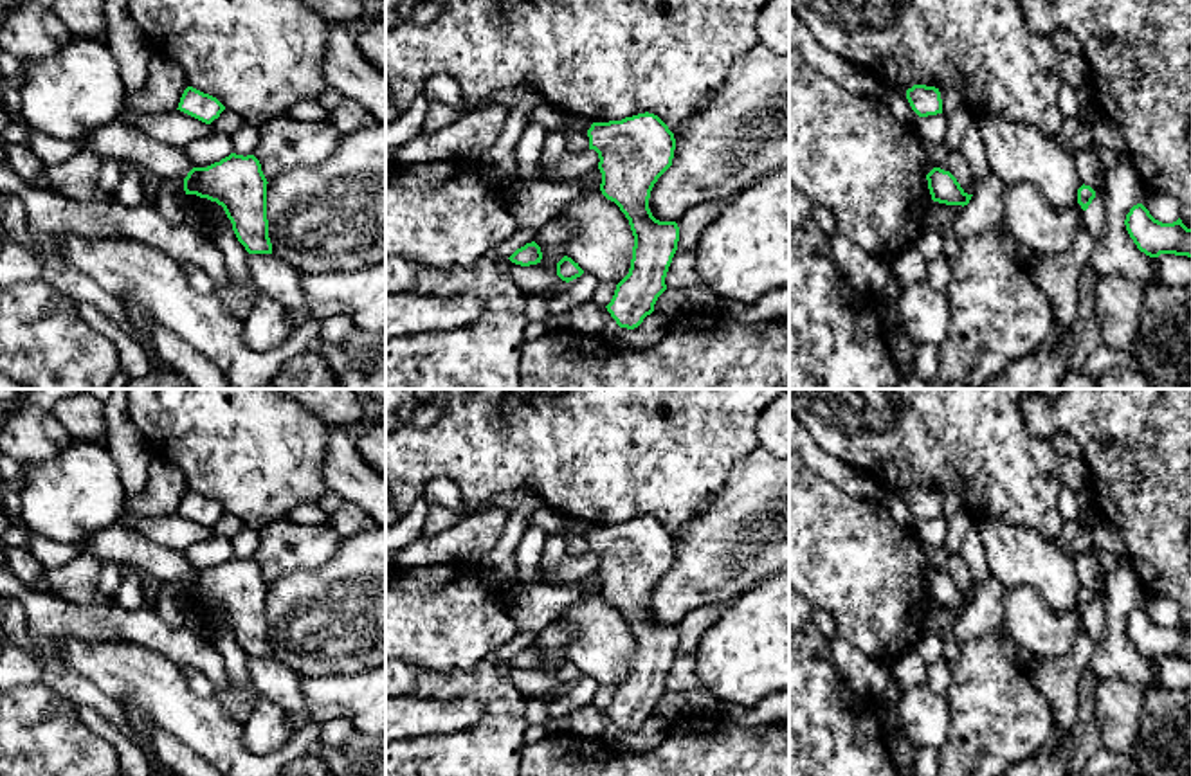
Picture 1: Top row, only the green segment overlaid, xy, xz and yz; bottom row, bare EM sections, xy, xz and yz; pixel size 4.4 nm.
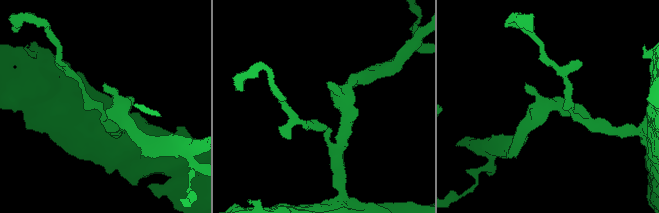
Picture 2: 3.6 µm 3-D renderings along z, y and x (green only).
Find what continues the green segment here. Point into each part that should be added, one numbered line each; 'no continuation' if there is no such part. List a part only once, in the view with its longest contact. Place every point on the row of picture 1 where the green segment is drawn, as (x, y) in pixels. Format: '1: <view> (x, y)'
1: xy (118, 141)

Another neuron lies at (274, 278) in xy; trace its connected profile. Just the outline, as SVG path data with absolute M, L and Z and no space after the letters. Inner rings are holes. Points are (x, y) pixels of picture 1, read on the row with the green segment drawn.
M249 254L249 274L259 293L268 295L286 310L299 310L306 320L315 319L305 302L303 275L276 254Z

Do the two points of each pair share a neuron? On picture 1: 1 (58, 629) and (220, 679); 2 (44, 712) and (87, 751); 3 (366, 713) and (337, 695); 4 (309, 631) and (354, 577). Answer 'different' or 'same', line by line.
1: same
2: same
3: same
4: same

